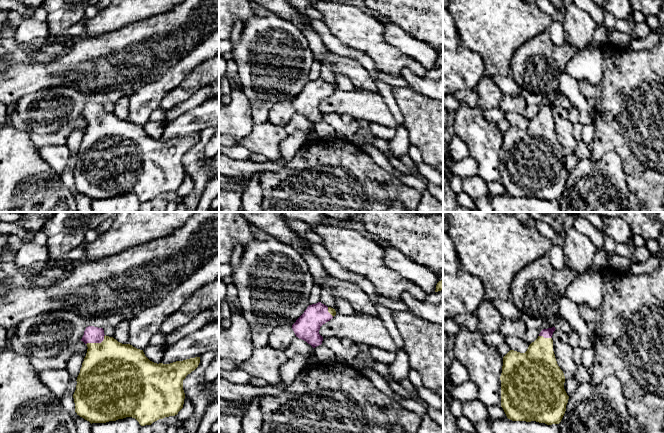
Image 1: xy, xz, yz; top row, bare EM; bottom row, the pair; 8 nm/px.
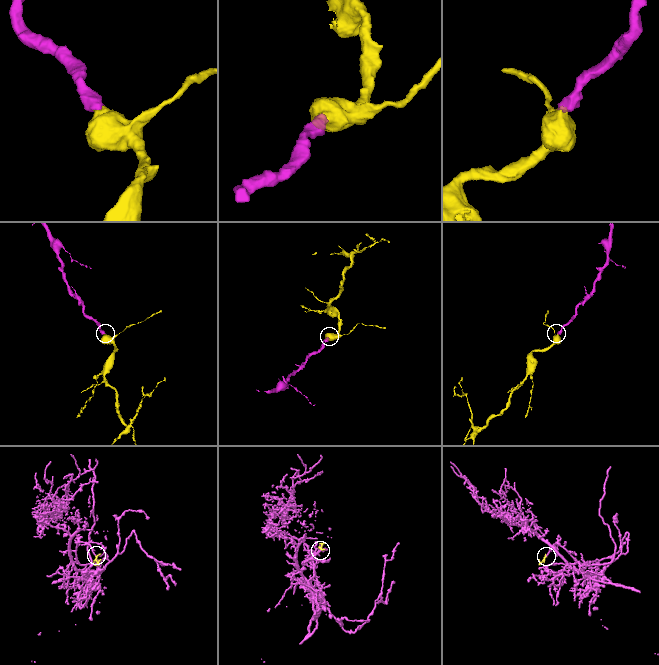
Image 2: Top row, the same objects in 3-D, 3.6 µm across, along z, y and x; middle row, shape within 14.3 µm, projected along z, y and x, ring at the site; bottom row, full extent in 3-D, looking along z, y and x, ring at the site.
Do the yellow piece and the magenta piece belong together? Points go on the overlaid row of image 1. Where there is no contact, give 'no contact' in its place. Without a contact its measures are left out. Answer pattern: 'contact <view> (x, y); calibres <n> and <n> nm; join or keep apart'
contact xy (96, 343); calibres 460 and 130 nm; join

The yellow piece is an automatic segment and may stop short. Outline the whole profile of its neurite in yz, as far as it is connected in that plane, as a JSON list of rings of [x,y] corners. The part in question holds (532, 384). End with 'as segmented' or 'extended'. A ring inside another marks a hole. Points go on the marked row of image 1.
[[[543,329],[525,353],[510,350],[503,357],[501,407],[508,419],[547,425],[561,422],[569,396],[553,351],[555,330]]] | extended

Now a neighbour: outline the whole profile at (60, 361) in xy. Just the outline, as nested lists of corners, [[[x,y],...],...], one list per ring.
[[[83,342],[74,343],[72,346],[67,347],[60,355],[52,358],[39,359],[34,357],[29,351],[26,353],[32,366],[39,373],[45,369],[65,368],[70,358],[75,353],[87,353],[87,345]]]

